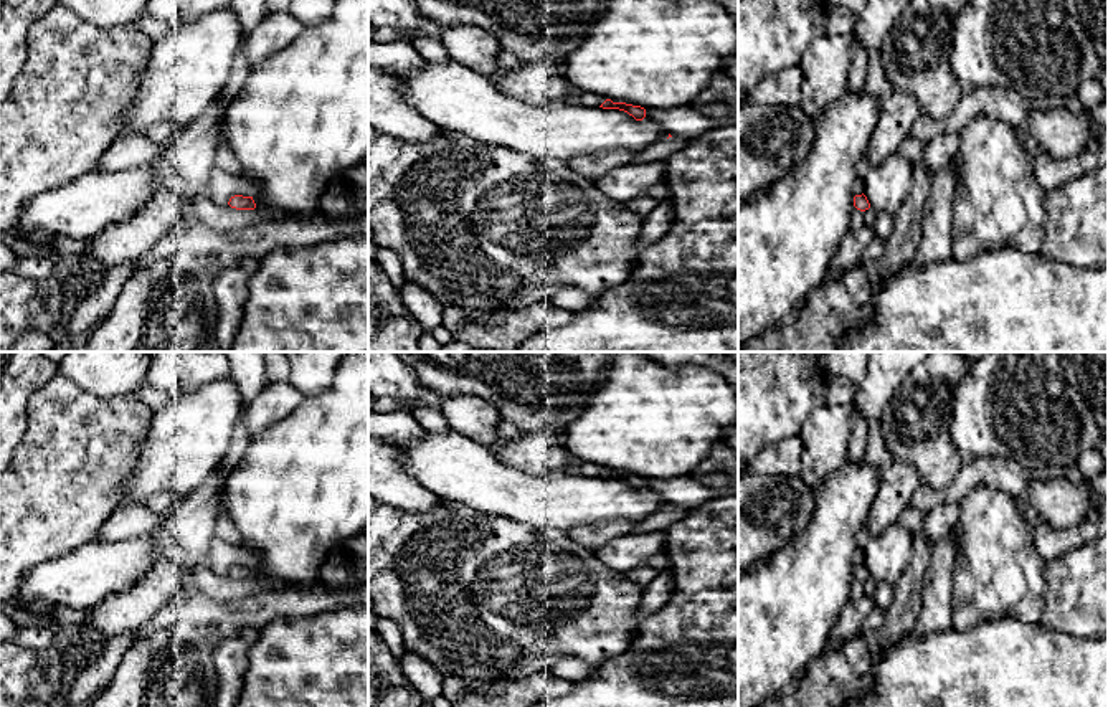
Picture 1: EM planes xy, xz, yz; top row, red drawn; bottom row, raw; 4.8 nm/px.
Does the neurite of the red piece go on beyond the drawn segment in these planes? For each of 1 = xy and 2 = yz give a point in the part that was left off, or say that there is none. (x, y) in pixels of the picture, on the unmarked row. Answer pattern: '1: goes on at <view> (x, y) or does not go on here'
1: does not go on here
2: does not go on here

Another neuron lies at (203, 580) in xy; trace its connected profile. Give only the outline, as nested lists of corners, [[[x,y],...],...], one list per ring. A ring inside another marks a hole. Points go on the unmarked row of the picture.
[[[205,563],[198,565],[190,577],[190,588],[216,600],[239,600],[259,591],[281,590],[276,581],[236,580],[218,575]]]

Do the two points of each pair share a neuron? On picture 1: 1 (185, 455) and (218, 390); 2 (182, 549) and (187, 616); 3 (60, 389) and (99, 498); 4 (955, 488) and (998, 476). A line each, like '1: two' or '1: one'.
1: one
2: two
3: one
4: one

